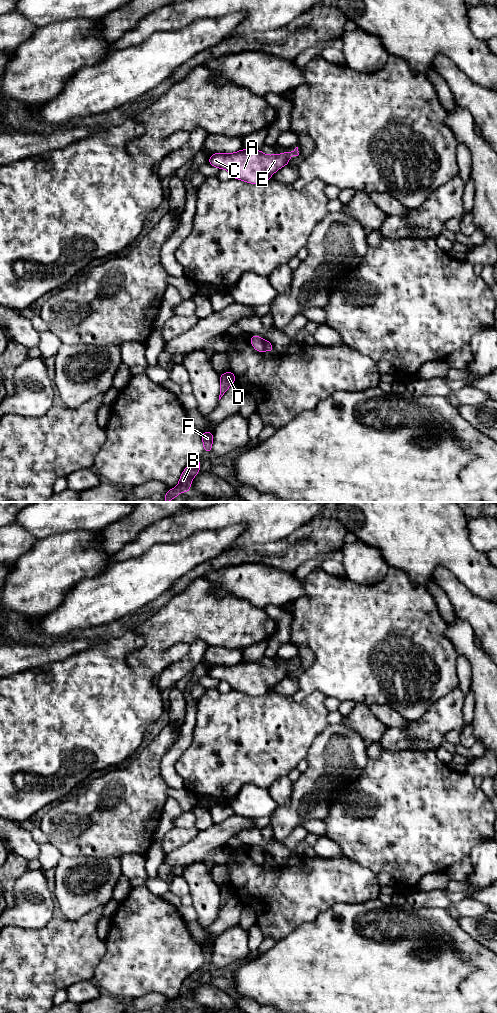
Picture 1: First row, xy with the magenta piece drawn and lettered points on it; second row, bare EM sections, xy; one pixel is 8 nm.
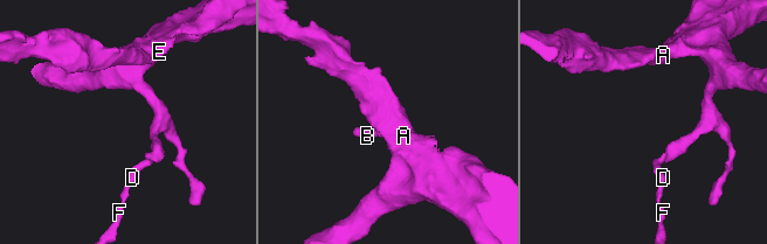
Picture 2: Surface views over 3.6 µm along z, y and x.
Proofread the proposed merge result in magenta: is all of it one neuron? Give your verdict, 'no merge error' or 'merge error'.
merge error

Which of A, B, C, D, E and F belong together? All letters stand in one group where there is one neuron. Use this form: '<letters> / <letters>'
A C E / B D F

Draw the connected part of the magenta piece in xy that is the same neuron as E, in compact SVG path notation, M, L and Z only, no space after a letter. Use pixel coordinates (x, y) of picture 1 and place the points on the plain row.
M298 659L291 665L284 662L281 668L278 664L266 667L260 662L242 661L235 665L214 665L208 674L219 681L227 682L235 691L251 696L266 694L283 678L288 677L291 668L298 668Z

